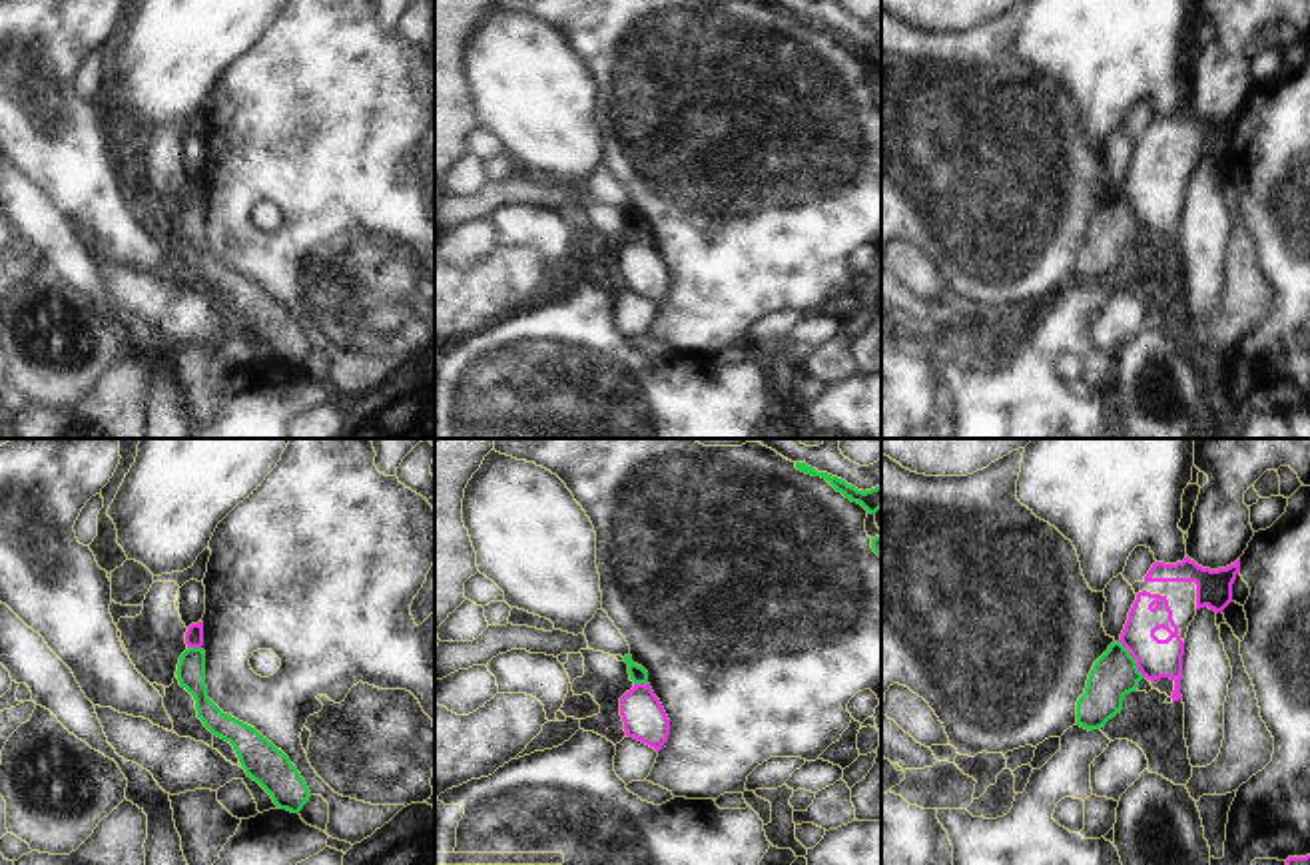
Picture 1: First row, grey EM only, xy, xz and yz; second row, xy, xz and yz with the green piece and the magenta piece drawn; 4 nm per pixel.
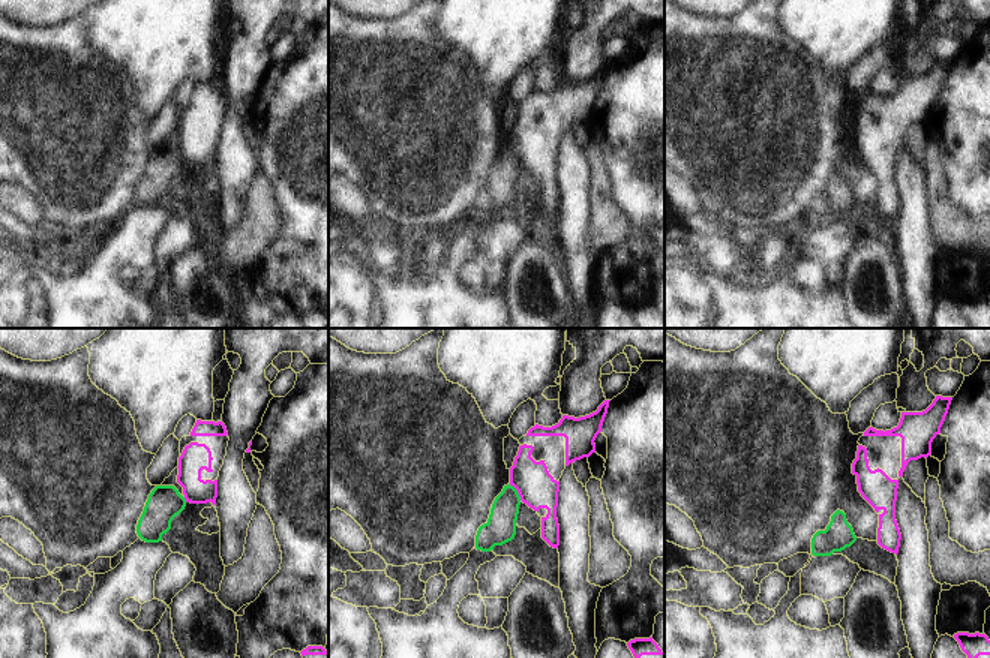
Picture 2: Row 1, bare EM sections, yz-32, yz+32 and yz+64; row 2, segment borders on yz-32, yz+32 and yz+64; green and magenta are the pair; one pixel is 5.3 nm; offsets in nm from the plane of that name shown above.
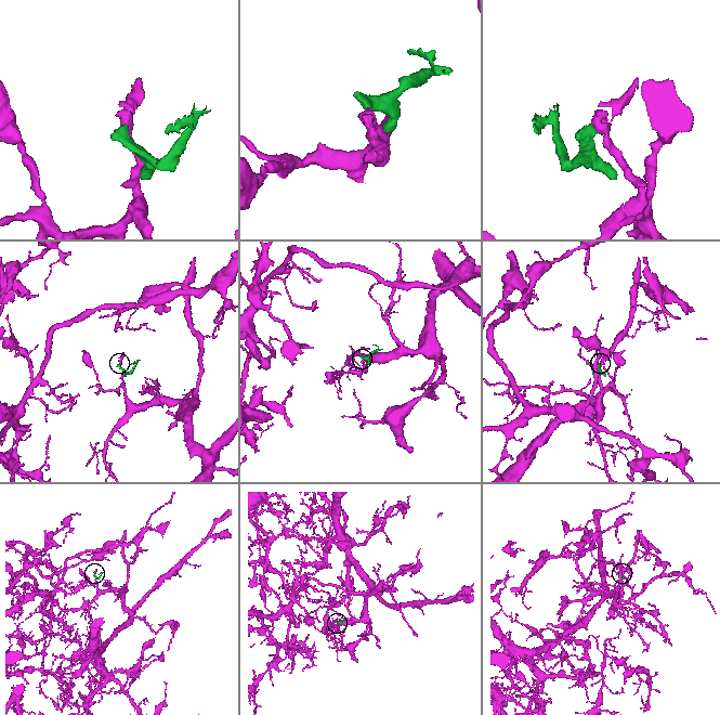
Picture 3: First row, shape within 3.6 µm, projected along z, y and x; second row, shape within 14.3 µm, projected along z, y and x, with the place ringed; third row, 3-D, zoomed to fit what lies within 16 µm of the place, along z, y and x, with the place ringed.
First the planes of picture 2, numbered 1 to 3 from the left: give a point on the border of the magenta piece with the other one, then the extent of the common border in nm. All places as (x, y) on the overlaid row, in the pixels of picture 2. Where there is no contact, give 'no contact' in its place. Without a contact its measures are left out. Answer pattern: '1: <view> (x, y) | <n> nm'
1: yz-32 (185, 499) | 30 nm
2: yz+32 (516, 492) | 110 nm
3: no contact

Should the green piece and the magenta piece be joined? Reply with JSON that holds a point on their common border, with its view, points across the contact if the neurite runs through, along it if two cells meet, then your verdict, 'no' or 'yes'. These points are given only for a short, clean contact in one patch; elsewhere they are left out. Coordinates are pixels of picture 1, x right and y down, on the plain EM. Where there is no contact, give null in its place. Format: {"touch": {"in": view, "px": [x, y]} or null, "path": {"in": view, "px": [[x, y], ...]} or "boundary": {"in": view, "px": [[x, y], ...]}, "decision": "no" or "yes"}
{"touch": {"in": "yz", "px": [1133, 212]}, "boundary": {"in": "yz", "px": [[1119, 194], [1145, 230]]}, "decision": "no"}

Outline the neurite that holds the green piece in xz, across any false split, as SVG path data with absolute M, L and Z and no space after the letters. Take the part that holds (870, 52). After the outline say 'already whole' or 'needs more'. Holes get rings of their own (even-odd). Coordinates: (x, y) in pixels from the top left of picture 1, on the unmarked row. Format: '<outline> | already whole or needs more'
M796 16L796 22L825 32L837 46L841 46L851 56L861 58L867 68L875 68L881 62L881 38L871 44L857 44L855 40L847 38L845 34L831 30L827 26L818 26L816 22L808 20L806 16Z | already whole

